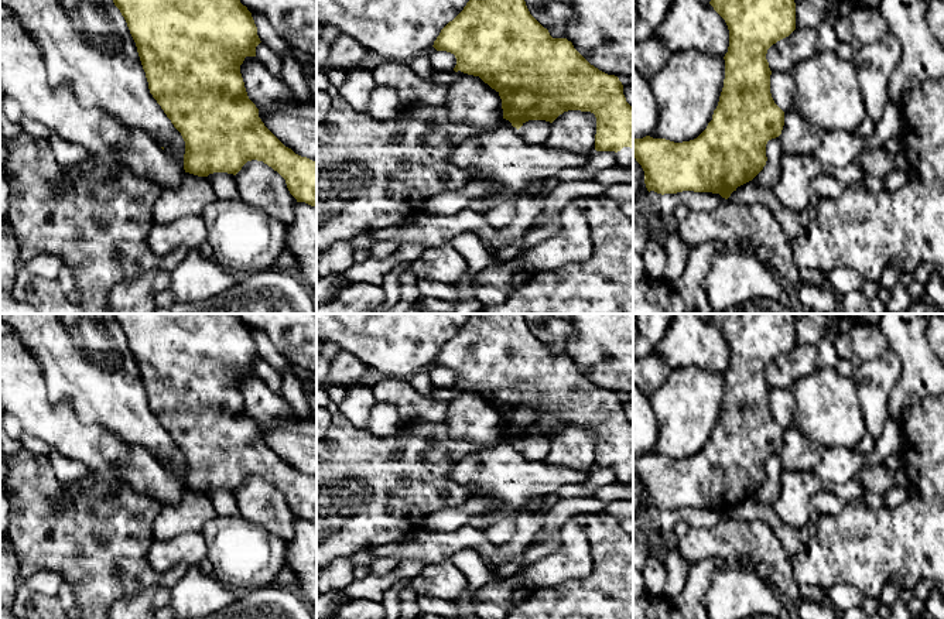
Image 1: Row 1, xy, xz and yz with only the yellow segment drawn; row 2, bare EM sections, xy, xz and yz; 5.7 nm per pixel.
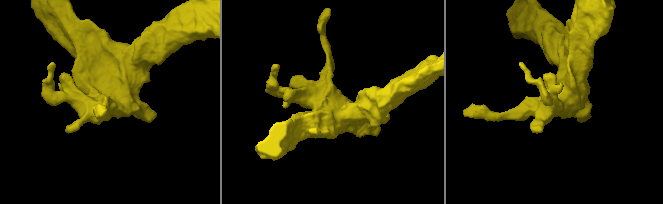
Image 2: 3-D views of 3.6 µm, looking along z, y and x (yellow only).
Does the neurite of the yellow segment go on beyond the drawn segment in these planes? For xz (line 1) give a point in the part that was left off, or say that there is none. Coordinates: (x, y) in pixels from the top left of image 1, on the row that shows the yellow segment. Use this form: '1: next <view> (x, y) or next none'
1: next none

